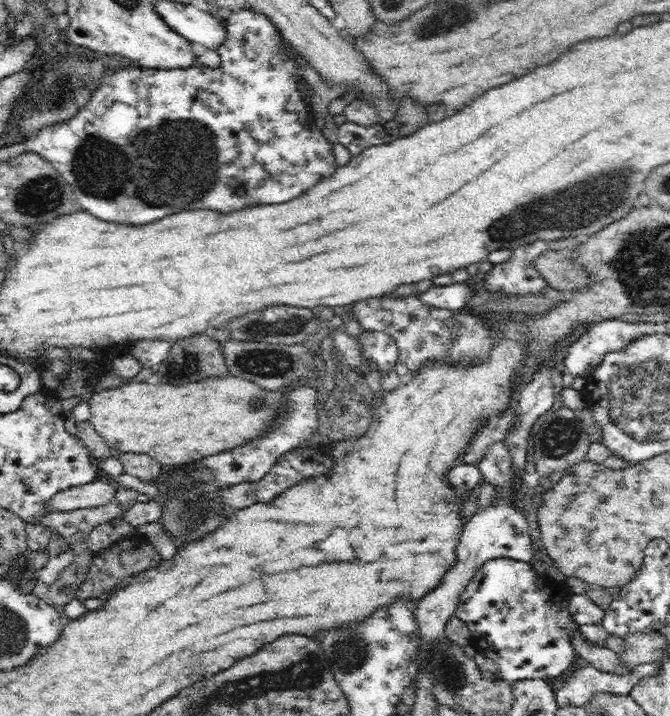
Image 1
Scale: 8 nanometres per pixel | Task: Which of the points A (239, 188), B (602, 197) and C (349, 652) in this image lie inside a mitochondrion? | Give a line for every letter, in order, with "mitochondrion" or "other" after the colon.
A: other
B: mitochondrion
C: mitochondrion

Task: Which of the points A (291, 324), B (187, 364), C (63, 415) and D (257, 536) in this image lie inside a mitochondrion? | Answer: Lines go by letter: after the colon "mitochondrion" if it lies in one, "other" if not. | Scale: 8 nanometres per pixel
A: mitochondrion
B: mitochondrion
C: other
D: other

